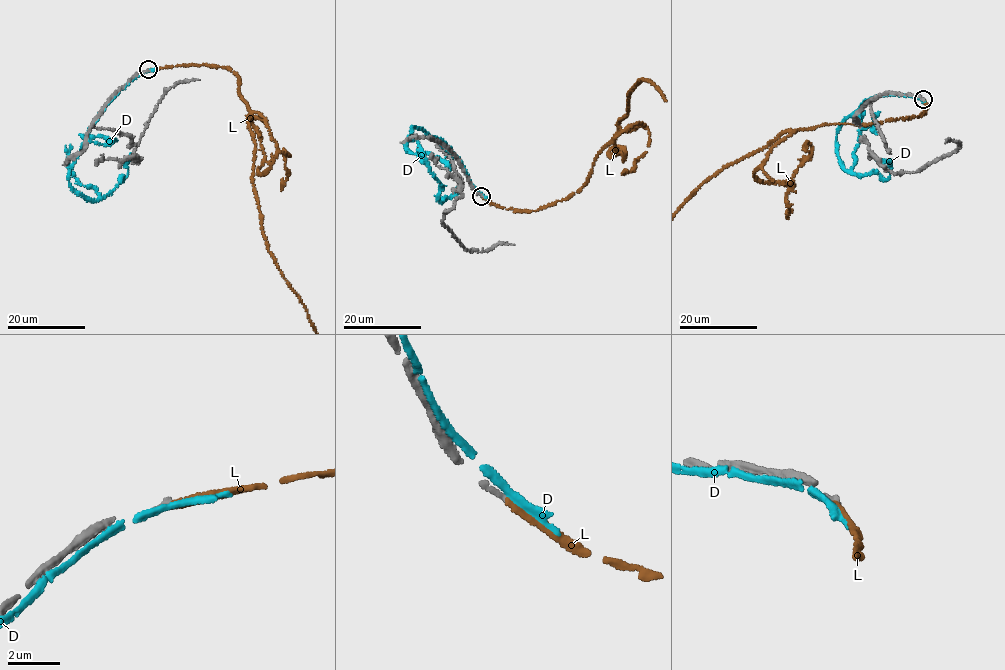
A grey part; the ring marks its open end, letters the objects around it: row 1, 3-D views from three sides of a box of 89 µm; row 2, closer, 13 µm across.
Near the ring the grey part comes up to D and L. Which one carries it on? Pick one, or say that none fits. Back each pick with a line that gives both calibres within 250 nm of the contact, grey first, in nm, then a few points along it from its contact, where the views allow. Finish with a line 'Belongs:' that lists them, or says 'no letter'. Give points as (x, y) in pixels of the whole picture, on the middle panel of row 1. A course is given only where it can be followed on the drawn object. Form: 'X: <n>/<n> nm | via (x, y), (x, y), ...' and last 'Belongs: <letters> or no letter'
Belongs: no letter

